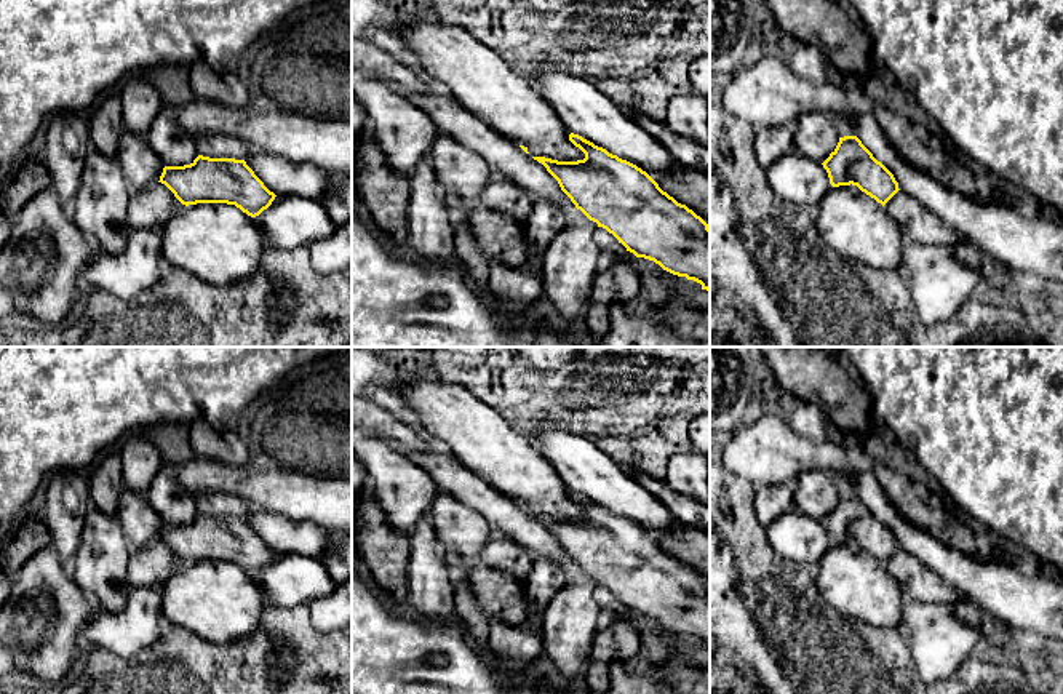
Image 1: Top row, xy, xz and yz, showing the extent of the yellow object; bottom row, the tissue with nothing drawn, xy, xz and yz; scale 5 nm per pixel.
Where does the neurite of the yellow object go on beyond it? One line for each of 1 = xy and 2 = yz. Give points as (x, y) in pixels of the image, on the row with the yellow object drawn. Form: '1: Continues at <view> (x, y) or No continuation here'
1: Continues at xy (152, 208)
2: Continues at yz (918, 224)

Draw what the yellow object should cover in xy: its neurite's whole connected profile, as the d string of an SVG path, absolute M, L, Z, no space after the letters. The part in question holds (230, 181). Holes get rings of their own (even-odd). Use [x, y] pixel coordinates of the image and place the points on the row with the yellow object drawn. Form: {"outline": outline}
{"outline": "M198 155L190 165L165 166L157 184L131 192L126 221L133 229L161 229L181 208L197 203L235 205L256 217L275 197L245 160Z"}

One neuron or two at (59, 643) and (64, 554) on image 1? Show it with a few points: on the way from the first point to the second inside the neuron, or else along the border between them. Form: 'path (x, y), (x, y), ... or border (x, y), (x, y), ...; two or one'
border (82, 531), (79, 549), (67, 570); two

